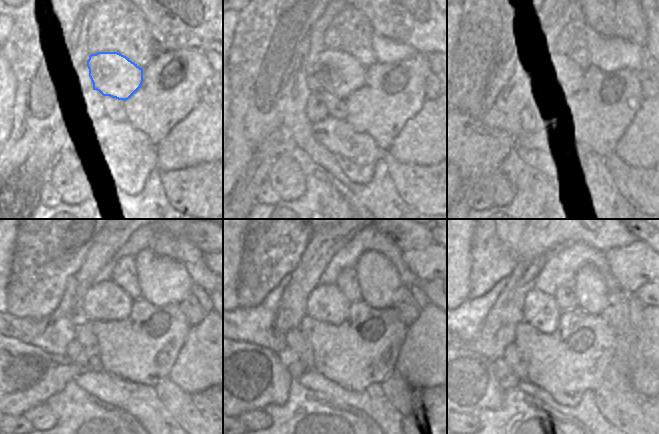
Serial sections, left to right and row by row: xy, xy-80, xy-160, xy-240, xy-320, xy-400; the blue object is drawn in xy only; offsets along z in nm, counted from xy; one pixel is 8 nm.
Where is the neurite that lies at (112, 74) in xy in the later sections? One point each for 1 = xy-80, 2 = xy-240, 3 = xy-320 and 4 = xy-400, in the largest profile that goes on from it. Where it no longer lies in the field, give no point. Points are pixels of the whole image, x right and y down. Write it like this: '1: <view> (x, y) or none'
1: xy-80 (338, 73)
2: xy-240 (105, 301)
3: xy-320 (326, 303)
4: xy-400 (540, 310)

